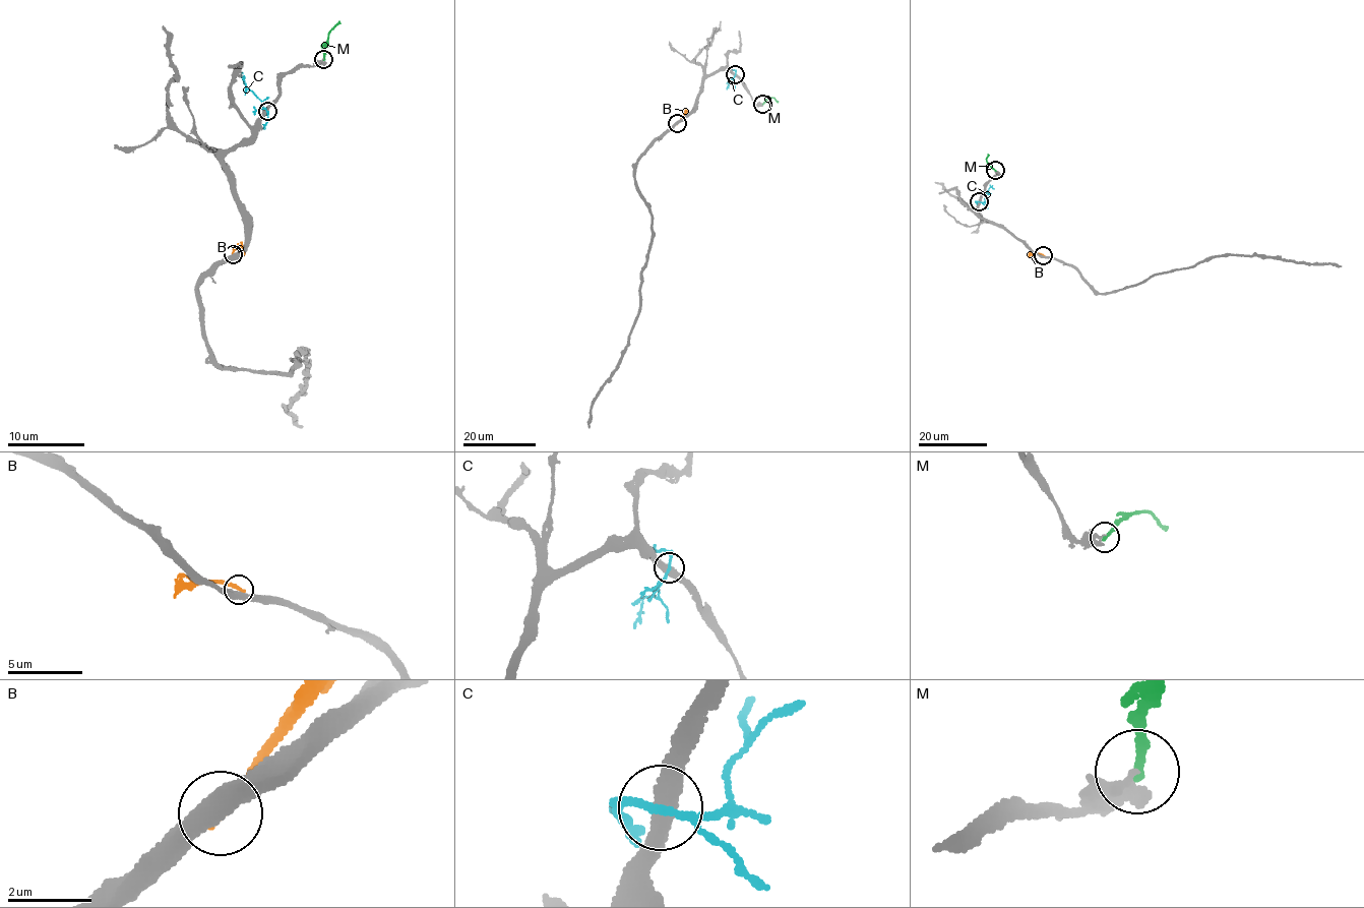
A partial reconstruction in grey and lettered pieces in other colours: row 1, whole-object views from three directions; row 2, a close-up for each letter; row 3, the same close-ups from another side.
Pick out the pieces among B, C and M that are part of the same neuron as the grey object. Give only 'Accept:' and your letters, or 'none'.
Accept: M

